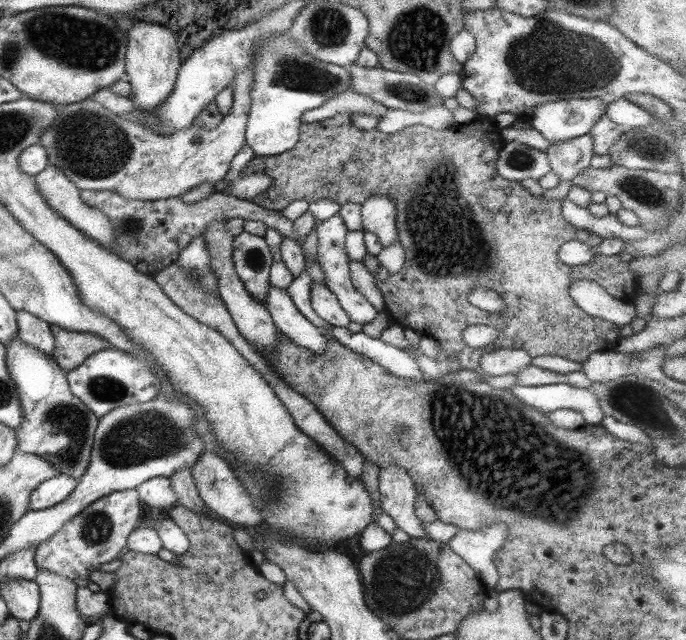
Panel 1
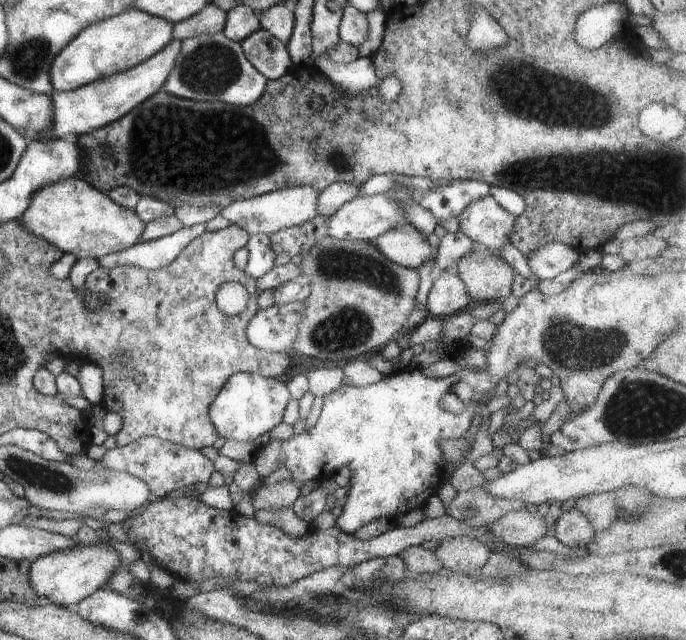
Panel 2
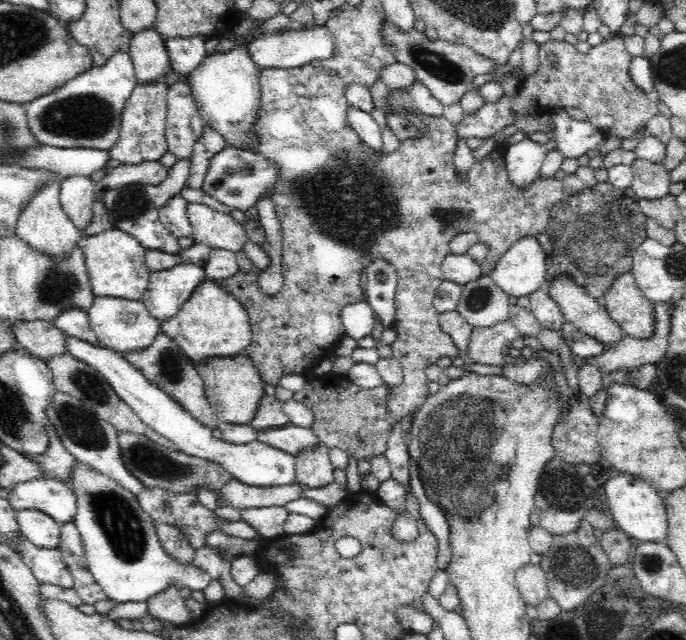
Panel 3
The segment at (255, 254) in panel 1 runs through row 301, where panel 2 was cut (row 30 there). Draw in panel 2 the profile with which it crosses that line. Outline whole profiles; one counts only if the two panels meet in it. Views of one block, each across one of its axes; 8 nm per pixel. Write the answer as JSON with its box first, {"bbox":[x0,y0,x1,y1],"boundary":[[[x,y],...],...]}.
{"bbox":[240,28,291,80],"boundary":[[[261,28],[240,42],[245,58],[267,80],[282,77],[291,66],[286,44]]]}

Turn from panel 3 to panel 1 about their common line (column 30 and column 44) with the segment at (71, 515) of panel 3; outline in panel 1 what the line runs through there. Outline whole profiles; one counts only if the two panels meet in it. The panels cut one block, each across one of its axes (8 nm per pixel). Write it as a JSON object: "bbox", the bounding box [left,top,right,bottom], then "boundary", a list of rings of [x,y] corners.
{"bbox":[28,474,77,510],"boundary":[[[65,474],[53,476],[40,482],[28,496],[28,510],[43,510],[59,504],[73,490],[77,480]]]}

